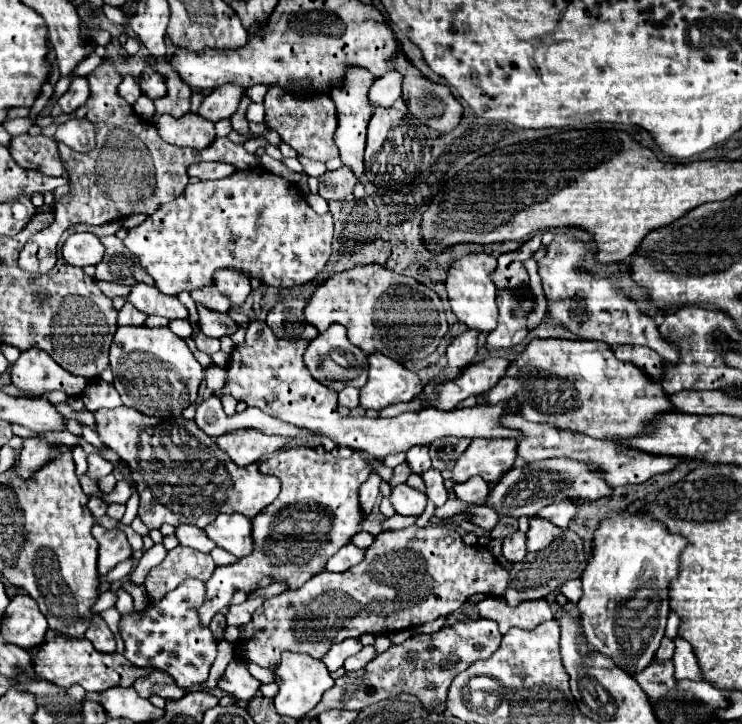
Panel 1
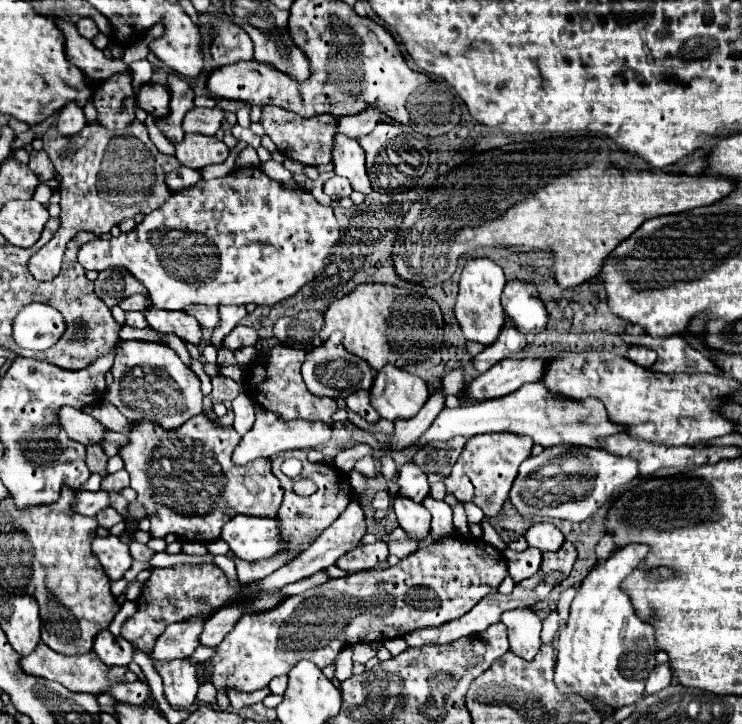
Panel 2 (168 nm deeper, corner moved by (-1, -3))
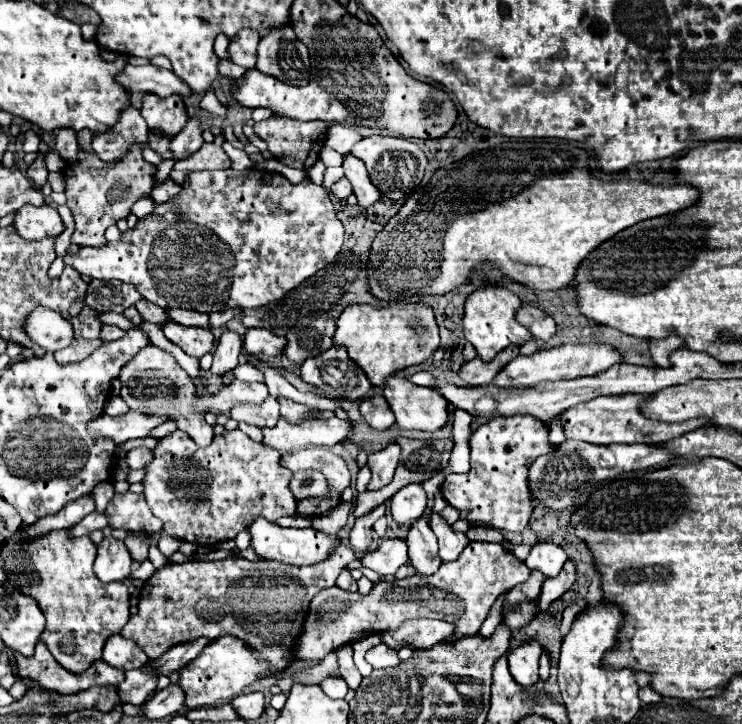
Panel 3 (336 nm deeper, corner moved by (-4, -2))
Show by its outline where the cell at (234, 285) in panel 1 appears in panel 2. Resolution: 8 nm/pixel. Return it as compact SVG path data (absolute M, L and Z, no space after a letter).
M232 305L232 307L220 307L220 325L214 329L212 337L210 337L210 343L220 349L222 347L222 341L224 337L240 323L240 319L246 317L246 309L244 307L238 307L238 305Z

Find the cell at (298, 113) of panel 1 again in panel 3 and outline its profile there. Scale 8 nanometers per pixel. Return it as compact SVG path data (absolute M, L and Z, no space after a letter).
M273 114L271 118L257 122L253 126L253 130L259 138L263 138L267 142L267 148L273 152L273 156L277 160L281 160L283 164L287 164L291 168L309 170L319 160L319 152L325 144L325 124L323 122L319 122L319 124L321 124L321 132L317 132L317 122L297 122L297 120L289 120L287 116Z

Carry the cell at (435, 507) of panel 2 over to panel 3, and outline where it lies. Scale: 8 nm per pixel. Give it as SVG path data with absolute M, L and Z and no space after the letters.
M431 512L429 514L429 524L439 540L439 556L441 560L455 560L461 550L469 544L469 538L465 536L465 532L457 532L453 530L453 526L439 514L439 512Z

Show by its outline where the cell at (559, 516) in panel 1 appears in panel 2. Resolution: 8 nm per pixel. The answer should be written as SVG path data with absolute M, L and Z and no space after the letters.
M536 523L532 525L526 535L524 535L528 547L536 547L540 551L550 551L556 553L560 551L560 547L564 545L564 535L560 533L560 529L556 529L550 523Z

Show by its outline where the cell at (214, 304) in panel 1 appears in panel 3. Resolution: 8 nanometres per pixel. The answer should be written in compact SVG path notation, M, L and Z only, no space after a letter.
M169 310L169 318L183 326L209 326L209 314L193 310Z

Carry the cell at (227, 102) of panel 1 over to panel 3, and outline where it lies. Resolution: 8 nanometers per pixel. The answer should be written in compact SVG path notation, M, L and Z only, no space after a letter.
M193 116L189 118L187 126L171 140L171 150L173 150L173 158L185 158L189 154L193 154L195 150L199 150L203 144L203 130L201 130L201 118Z

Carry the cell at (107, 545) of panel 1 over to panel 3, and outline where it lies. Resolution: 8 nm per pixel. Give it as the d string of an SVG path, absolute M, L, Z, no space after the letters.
M107 538L97 546L95 574L101 582L125 580L131 572L131 554L127 546L117 538Z

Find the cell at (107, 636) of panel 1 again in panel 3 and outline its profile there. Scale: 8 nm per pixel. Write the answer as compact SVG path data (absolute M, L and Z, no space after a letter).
M117 634L117 636L109 636L109 640L105 642L103 660L109 666L127 672L133 668L141 668L149 658L145 656L145 652L141 652L141 646L135 640Z

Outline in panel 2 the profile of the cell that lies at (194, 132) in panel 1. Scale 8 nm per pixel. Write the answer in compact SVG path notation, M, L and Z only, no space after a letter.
M186 135L180 143L174 143L174 147L180 165L190 169L202 169L206 165L224 163L230 153L220 139L202 135Z

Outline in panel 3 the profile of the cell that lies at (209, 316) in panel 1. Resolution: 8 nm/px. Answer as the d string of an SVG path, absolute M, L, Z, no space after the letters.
M247 328L243 336L243 348L247 354L265 354L265 356L275 356L283 350L285 338L271 334L265 328Z

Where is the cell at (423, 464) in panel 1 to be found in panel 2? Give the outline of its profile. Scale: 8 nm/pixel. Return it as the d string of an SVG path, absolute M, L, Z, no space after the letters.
M402 465L400 473L398 473L398 497L408 497L416 503L422 503L426 497L428 497L428 481L426 481L426 475L422 473L420 467L416 465Z

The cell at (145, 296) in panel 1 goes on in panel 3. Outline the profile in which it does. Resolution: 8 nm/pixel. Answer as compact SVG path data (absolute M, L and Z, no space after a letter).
M167 320L163 326L161 326L163 334L173 342L177 344L185 354L189 356L195 356L195 358L201 358L203 354L211 352L213 350L213 342L215 342L215 336L209 332L209 328L197 328L197 326L183 326L183 324L177 324L173 320Z

